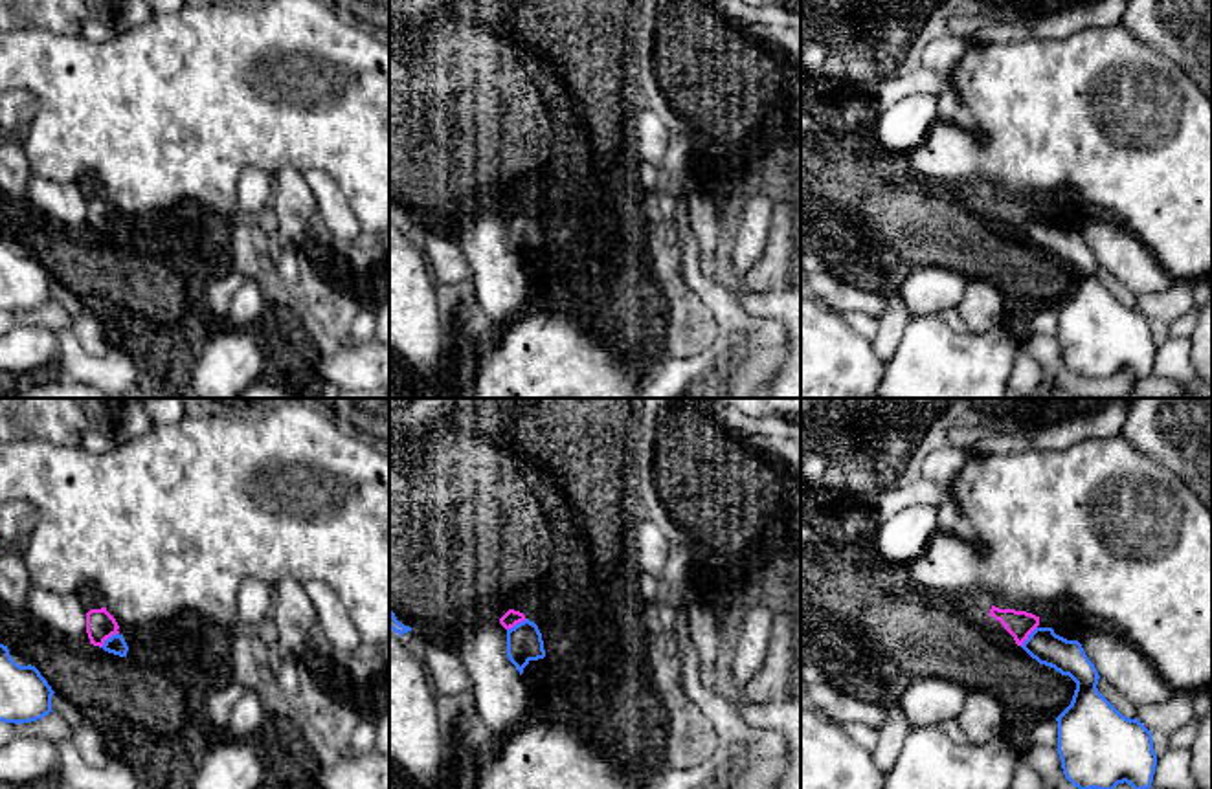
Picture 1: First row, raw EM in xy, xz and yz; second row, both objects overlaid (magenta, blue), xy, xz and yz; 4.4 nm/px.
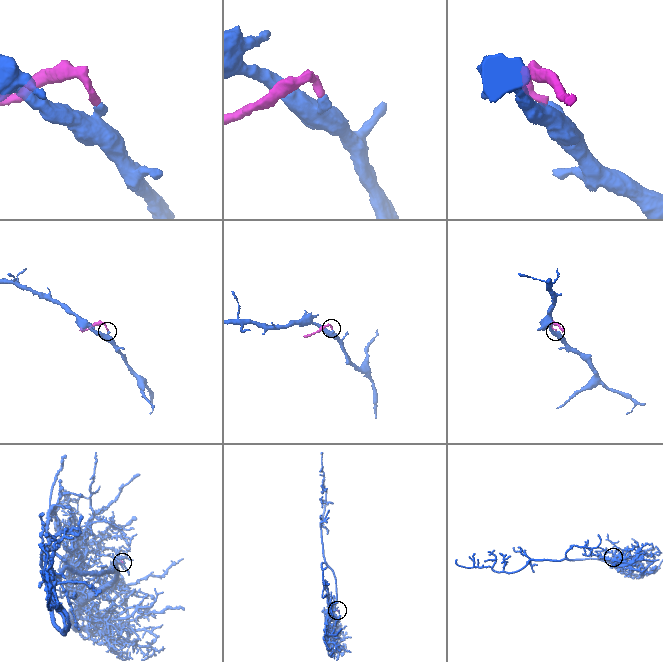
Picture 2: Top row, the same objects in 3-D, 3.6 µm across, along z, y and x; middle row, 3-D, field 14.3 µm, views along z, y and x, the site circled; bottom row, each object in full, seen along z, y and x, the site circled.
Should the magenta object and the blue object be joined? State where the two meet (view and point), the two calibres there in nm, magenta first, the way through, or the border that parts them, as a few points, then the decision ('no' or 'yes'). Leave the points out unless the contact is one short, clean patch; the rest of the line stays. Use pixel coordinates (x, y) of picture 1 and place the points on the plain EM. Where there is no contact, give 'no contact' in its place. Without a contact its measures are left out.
contact xy (109, 226); calibres 130 and 90 nm; border xy (118, 221), (100, 235); no

